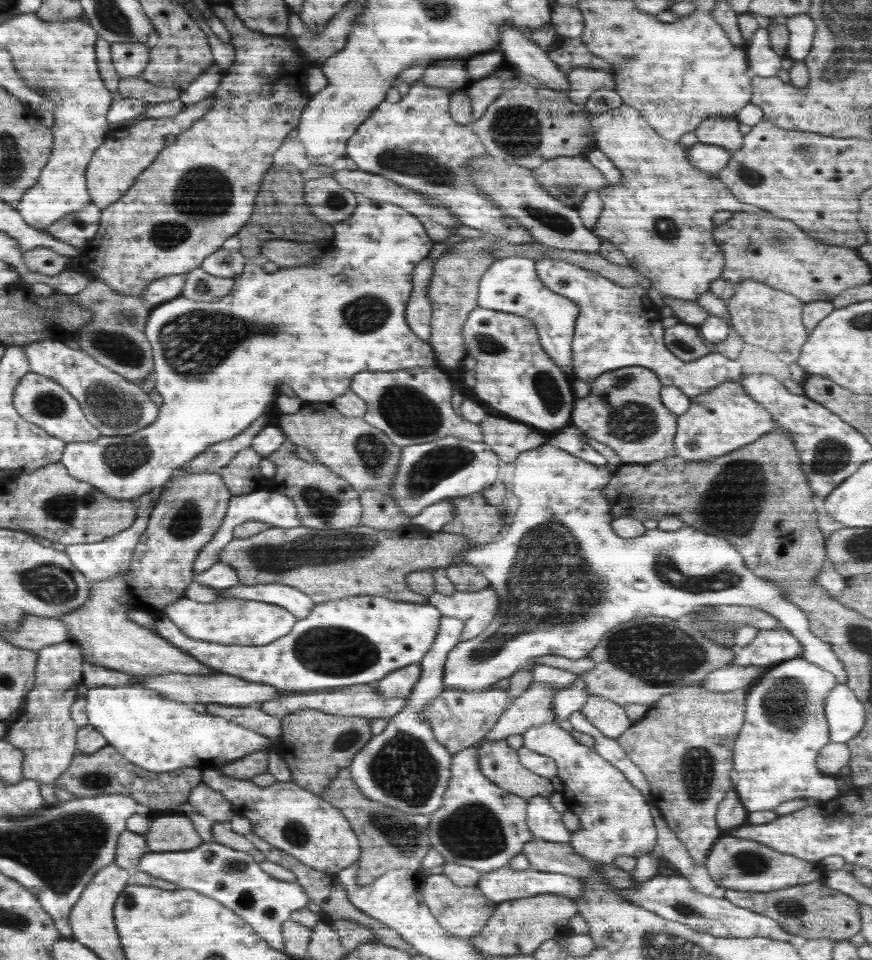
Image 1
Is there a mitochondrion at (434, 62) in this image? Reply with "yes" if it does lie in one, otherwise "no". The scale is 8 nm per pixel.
no

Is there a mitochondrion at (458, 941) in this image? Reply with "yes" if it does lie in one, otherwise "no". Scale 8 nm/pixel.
no

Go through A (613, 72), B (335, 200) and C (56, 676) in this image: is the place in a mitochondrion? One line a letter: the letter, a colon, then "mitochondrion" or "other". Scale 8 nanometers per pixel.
A: other
B: mitochondrion
C: other

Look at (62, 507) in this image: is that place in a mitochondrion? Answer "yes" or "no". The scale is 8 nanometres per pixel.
yes

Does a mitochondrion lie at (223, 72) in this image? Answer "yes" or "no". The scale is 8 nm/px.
no

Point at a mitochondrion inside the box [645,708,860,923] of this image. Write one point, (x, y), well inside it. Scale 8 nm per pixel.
(698, 766)

